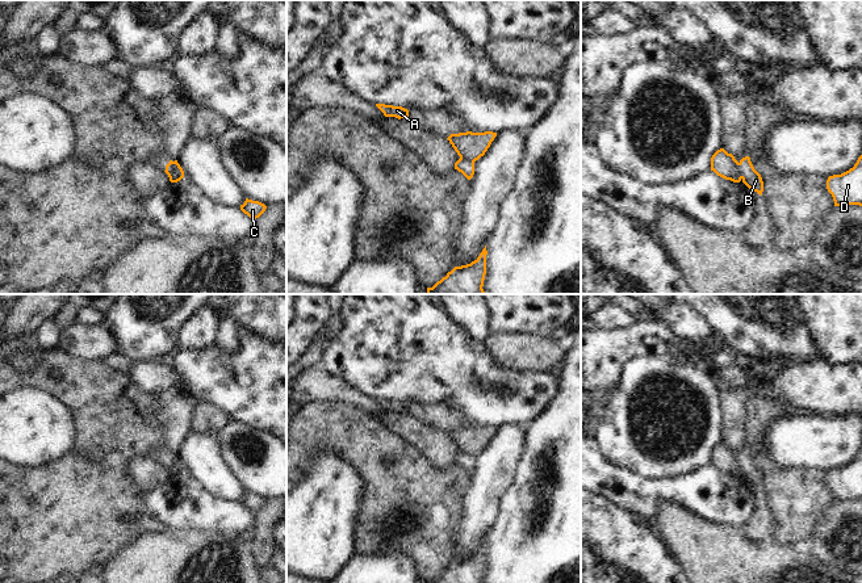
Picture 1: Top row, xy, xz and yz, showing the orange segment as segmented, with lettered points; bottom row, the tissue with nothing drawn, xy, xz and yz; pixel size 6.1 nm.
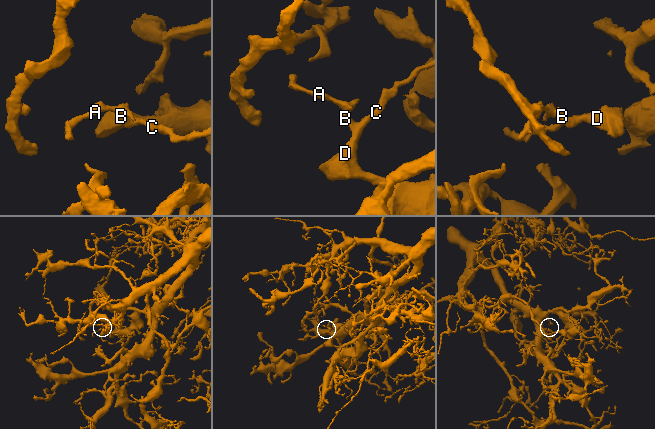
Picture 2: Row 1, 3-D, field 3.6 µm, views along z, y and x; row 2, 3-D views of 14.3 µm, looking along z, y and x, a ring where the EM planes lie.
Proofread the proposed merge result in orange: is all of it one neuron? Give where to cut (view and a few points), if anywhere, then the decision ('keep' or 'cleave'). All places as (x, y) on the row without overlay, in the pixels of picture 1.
yz (737, 457), (743, 472) | cleave

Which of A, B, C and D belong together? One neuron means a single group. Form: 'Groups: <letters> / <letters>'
Groups: A / B C D.

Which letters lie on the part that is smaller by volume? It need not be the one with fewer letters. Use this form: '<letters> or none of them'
A.

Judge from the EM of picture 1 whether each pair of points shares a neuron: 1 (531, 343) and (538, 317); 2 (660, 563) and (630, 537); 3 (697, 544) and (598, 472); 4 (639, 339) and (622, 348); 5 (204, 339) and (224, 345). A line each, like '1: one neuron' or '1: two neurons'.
1: two neurons
2: one neuron
3: two neurons
4: one neuron
5: two neurons

